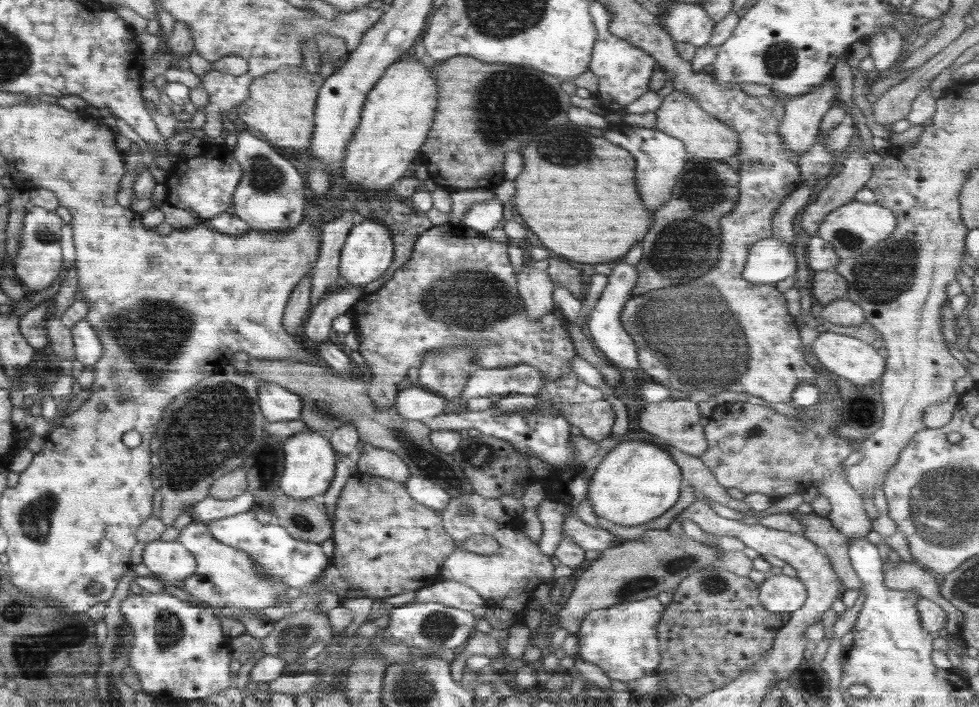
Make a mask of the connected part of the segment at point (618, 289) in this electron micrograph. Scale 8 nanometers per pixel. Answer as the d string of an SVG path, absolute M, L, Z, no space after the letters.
M626 262L614 263L609 283L604 287L599 299L596 301L595 308L592 310L590 321L588 322L588 334L590 334L593 345L600 350L600 354L608 359L615 367L618 368L639 368L637 346L630 338L627 330L624 330L621 321L621 312L624 305L630 297L633 296L633 288L637 283L637 270L634 266Z

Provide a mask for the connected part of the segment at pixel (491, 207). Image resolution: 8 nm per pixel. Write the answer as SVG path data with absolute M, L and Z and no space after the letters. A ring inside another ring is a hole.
M496 196L486 202L477 202L463 216L461 224L478 233L489 232L502 225L502 209L503 204Z

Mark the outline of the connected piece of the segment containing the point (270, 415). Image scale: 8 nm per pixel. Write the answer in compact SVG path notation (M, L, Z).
M274 383L259 384L259 406L264 416L270 421L298 419L302 413L302 399L293 392Z

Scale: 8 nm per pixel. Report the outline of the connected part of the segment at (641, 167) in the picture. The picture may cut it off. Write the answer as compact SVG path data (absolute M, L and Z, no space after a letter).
M632 127L630 132L610 130L604 134L606 140L626 148L636 158L636 186L644 206L654 214L658 208L664 206L671 197L673 186L677 183L678 175L690 158L685 144L654 128Z

